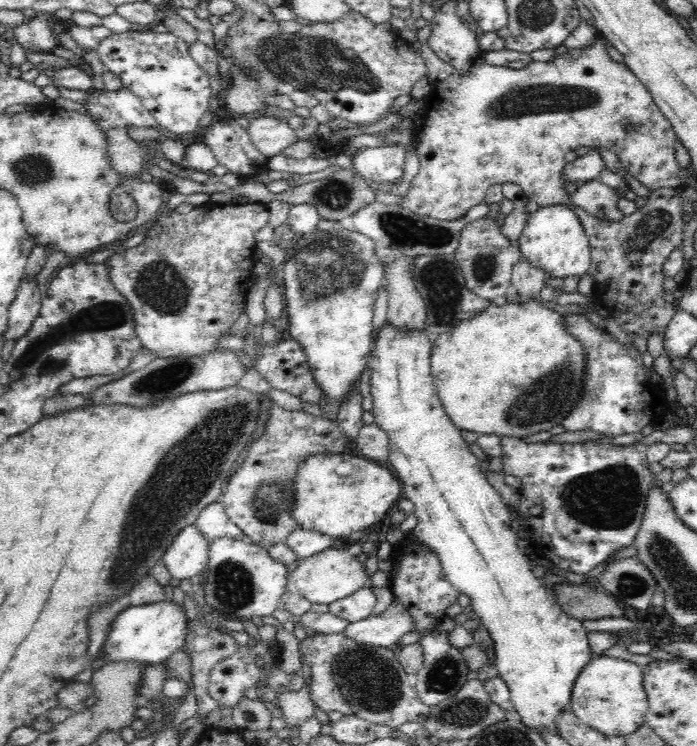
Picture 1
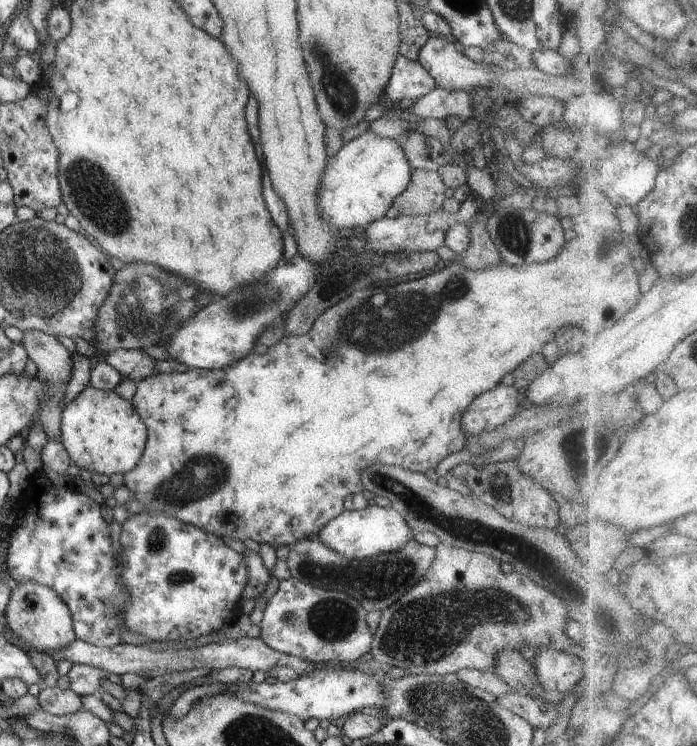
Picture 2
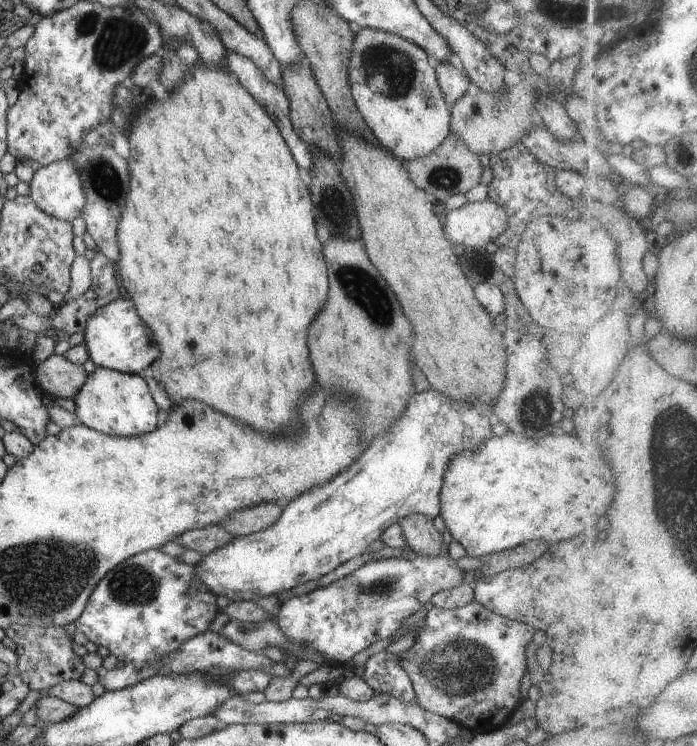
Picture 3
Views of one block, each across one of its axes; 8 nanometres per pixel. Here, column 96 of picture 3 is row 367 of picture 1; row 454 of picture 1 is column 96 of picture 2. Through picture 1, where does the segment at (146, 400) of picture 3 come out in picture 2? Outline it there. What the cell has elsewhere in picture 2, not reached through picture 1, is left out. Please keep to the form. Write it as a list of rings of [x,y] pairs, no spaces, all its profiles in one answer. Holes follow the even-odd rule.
[[[88,385],[79,395],[66,406],[66,409],[61,414],[61,439],[60,442],[64,445],[64,448],[68,451],[69,457],[74,460],[80,470],[85,476],[91,474],[106,474],[106,476],[112,476],[112,474],[120,473],[125,475],[127,472],[134,470],[134,467],[139,463],[142,458],[147,441],[147,426],[140,418],[140,415],[136,412],[131,401],[127,401],[121,398],[115,391],[101,391],[92,385]]]

